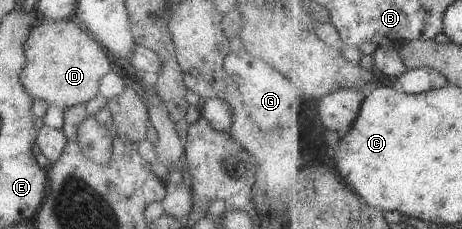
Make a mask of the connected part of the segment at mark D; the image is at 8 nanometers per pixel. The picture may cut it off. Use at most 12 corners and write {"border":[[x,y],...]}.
{"border":[[82,26],[31,28],[23,90],[62,109],[83,105],[116,68]]}

